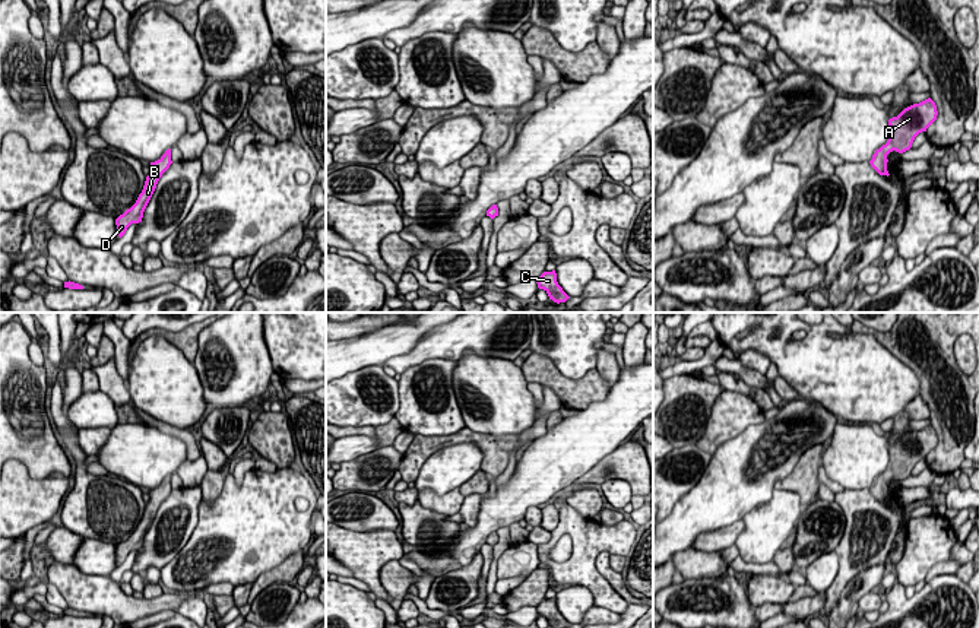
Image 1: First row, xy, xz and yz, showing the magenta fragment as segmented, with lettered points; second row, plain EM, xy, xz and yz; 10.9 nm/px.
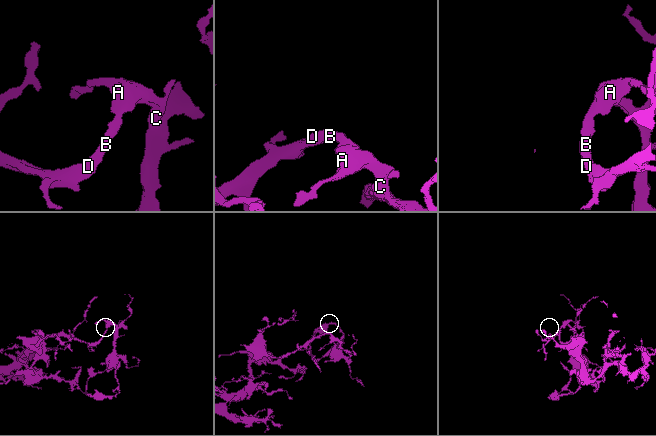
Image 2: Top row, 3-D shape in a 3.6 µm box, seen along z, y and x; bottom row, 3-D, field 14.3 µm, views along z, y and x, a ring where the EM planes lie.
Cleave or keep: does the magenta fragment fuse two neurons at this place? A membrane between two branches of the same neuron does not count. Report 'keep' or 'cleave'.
keep

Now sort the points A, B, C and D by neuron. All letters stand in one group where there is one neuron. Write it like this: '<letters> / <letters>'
A B C D

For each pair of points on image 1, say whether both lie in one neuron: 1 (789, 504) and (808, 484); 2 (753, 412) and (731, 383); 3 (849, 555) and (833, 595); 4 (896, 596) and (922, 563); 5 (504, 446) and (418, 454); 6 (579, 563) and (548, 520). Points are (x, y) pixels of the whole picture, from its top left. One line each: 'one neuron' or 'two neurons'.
1: two neurons
2: two neurons
3: one neuron
4: two neurons
5: one neuron
6: two neurons

